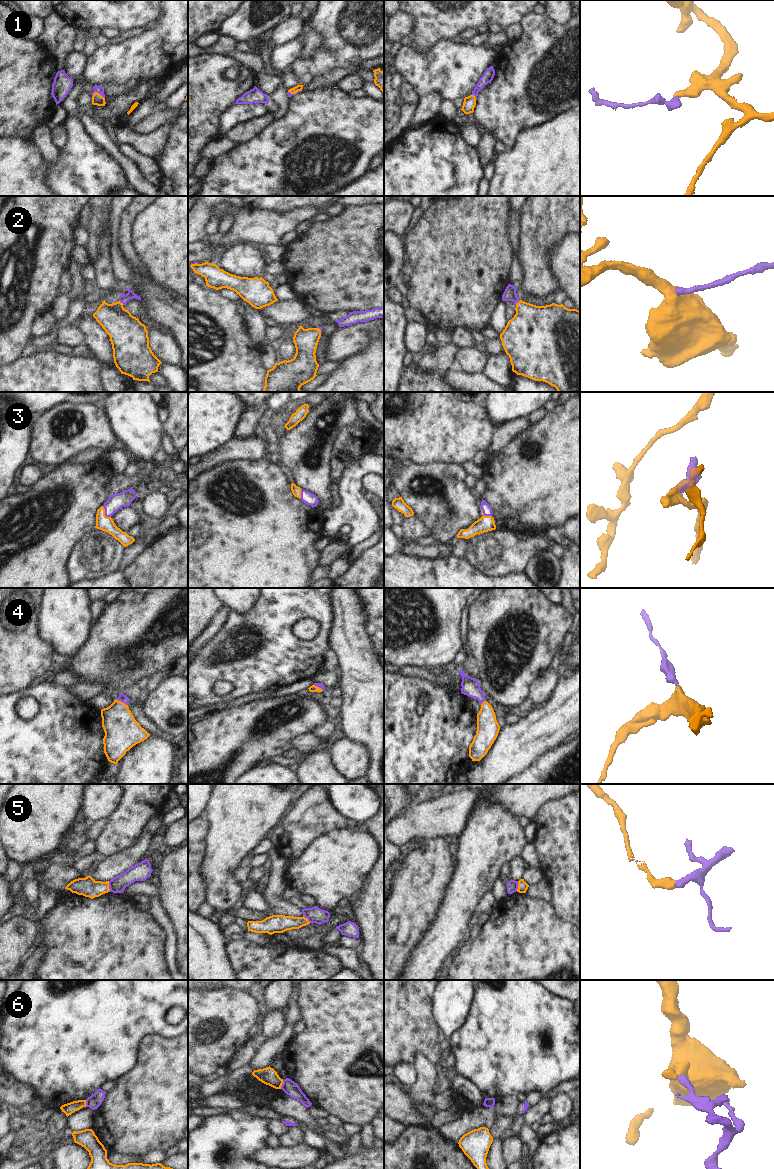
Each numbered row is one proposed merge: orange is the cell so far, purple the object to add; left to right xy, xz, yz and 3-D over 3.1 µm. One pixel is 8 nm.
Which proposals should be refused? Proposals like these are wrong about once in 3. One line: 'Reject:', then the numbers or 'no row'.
Reject: 5, 6

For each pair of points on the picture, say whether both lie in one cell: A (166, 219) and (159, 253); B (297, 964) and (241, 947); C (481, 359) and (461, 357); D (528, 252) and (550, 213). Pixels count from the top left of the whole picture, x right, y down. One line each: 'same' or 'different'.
A: same
B: same
C: same
D: same

